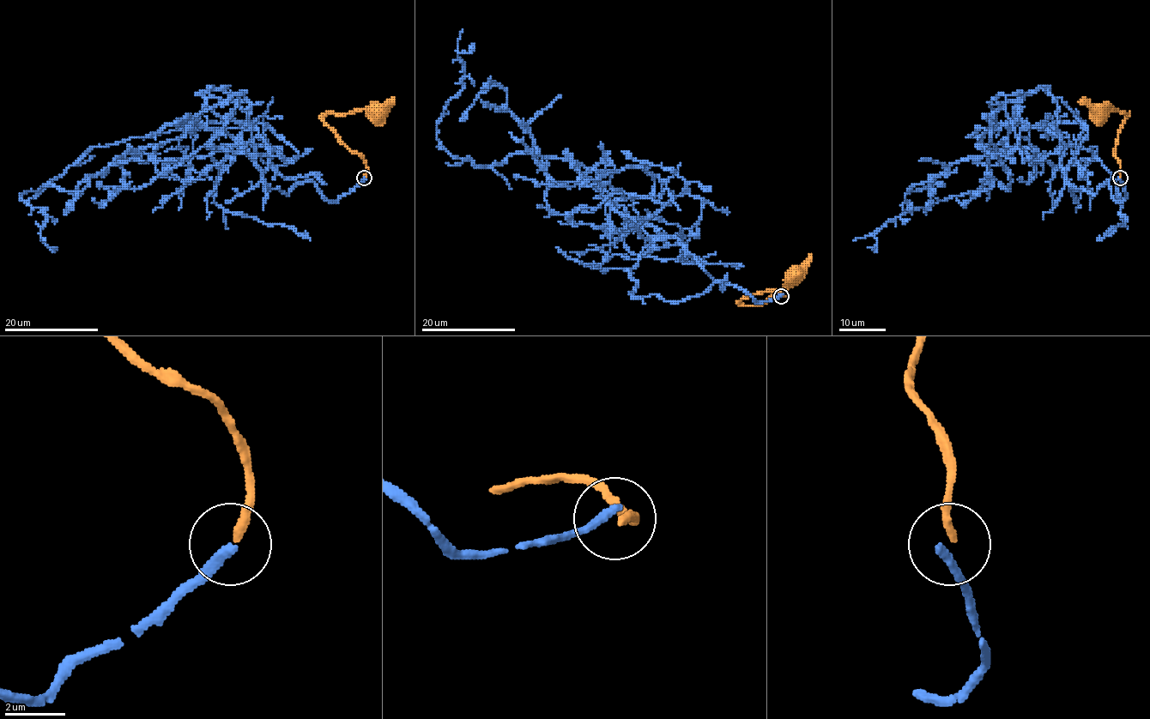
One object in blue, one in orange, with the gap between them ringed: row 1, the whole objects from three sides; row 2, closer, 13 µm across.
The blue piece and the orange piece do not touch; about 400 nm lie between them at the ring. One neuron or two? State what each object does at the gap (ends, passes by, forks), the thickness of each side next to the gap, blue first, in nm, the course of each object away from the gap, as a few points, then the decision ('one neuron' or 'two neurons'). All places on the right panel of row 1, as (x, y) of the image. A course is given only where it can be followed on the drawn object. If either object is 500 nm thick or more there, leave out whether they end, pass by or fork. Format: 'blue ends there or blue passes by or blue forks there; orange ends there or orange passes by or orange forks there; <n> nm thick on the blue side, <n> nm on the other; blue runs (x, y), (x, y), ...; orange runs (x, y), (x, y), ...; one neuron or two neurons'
blue ends there; orange ends there; 320 nm thick on the blue side, 240 nm on the other; blue runs (1120, 178), (1120, 202), (1075, 188), (1056, 134), (996, 124), (979, 190), (867, 248); orange runs (1121, 178), (1120, 162), (1115, 155), (1117, 133), (1129, 114), (1116, 110), (1102, 113); two neurons

